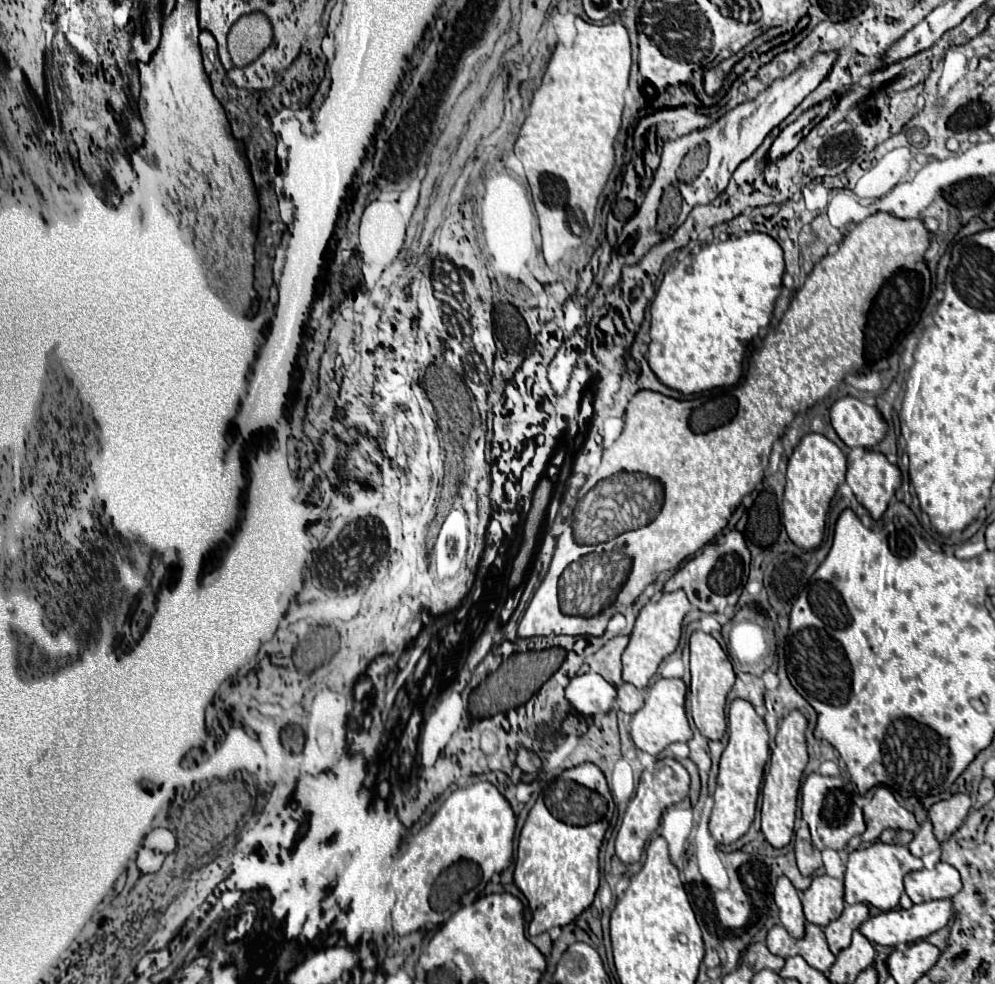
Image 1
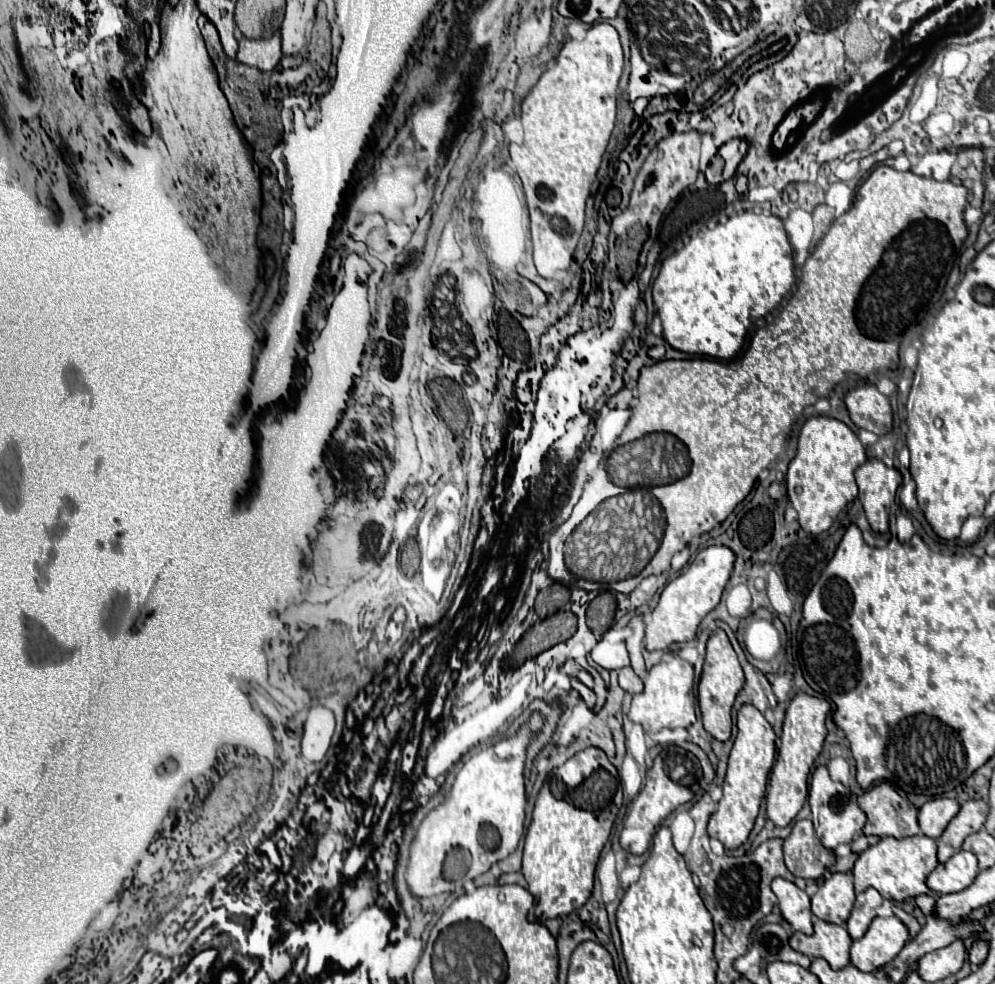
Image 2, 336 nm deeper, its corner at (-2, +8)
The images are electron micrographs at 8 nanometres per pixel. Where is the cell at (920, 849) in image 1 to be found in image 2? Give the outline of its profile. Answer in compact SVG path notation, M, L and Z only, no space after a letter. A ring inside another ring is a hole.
M936 797L919 808L921 832L929 838L939 838L951 818L959 812L959 802L946 797Z

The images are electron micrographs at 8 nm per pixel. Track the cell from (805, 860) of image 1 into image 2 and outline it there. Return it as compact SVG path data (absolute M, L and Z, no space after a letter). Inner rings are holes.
M797 820L783 844L785 864L799 878L821 878L835 864L833 850L827 850L815 836L811 820Z

